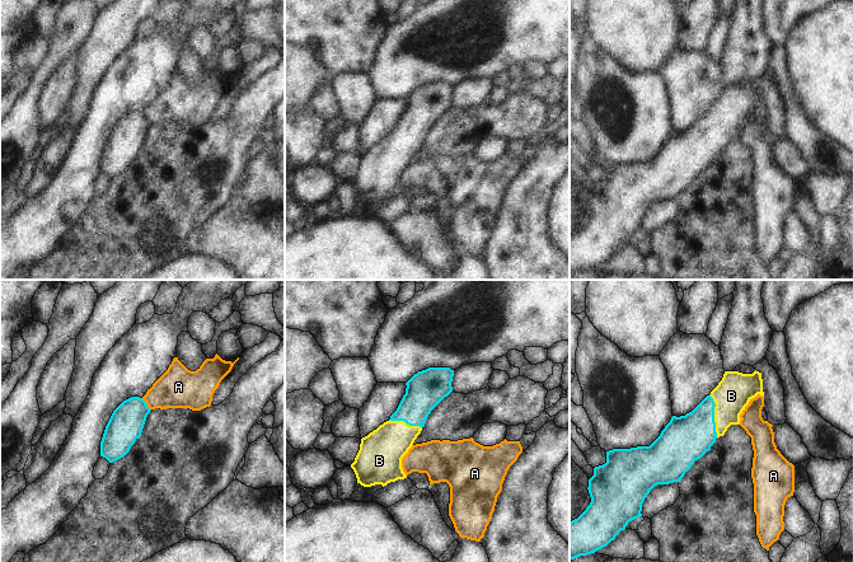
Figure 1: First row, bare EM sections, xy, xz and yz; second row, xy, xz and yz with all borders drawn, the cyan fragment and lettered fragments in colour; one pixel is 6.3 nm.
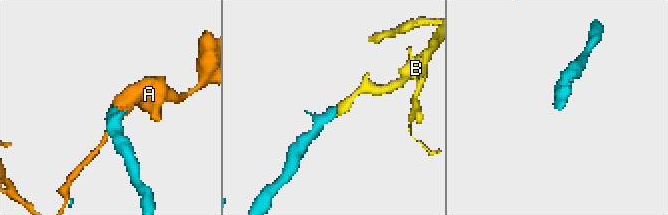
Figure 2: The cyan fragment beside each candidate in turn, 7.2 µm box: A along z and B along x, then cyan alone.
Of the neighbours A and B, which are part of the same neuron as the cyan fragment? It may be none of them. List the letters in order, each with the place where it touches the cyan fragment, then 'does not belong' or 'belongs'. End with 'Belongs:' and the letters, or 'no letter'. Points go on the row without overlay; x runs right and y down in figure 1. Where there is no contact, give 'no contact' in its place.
A: contact xy (146, 120); does not belong
B: contact yz (713, 131); belongs
Belongs: B

